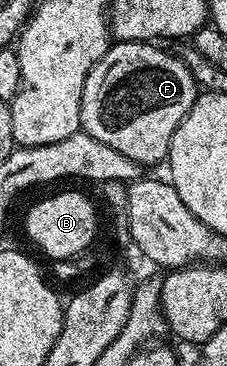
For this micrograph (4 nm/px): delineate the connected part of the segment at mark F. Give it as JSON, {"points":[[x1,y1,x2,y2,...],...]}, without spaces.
{"points":[[117,41,110,44,103,59,95,62,87,75,81,100,81,129,99,139,99,143,115,147,119,155,127,155,127,159,137,161,143,167,157,165,160,161,162,164,168,158,177,124,199,96,199,86,180,56,173,54,172,57,157,47,148,41]]}

